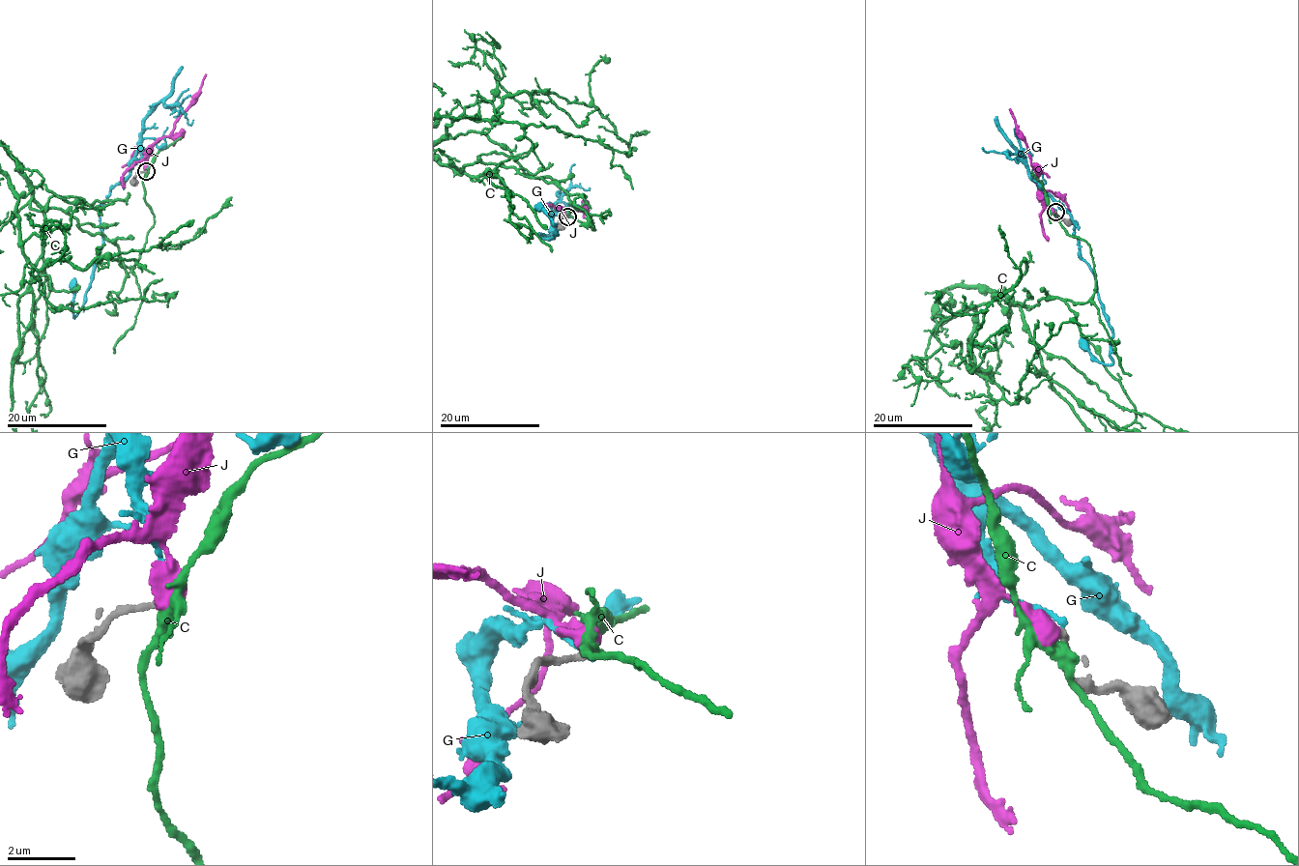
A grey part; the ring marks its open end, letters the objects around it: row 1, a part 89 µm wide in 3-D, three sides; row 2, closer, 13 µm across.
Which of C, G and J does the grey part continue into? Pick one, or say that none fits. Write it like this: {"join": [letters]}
{"join": ["J"]}

